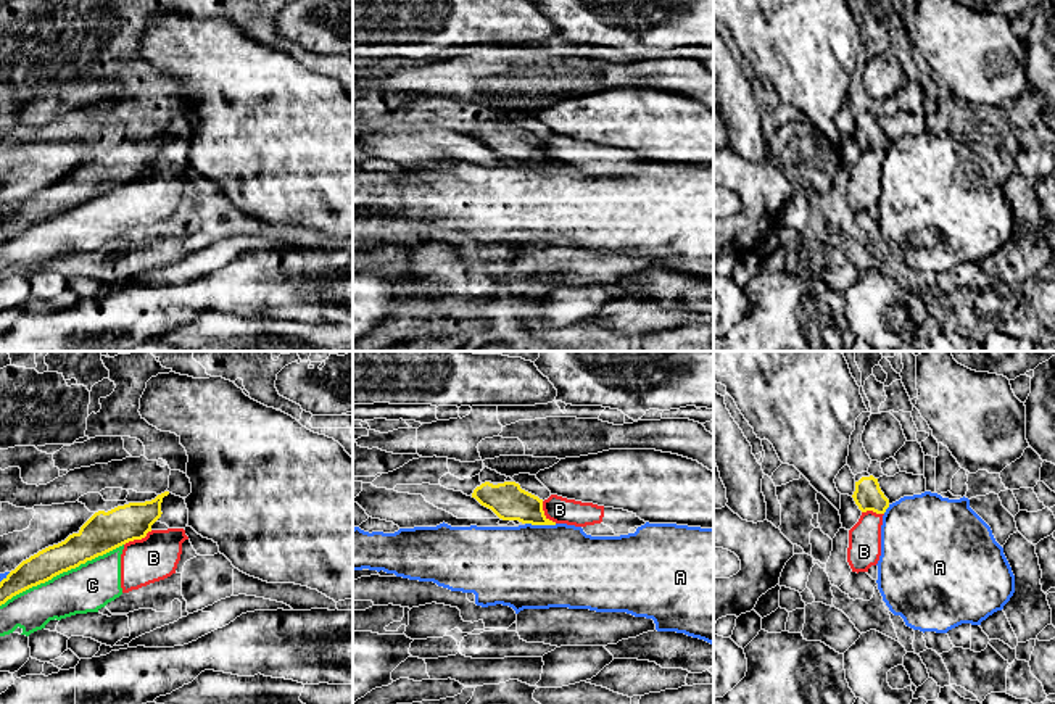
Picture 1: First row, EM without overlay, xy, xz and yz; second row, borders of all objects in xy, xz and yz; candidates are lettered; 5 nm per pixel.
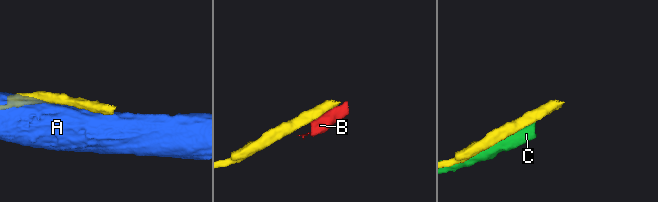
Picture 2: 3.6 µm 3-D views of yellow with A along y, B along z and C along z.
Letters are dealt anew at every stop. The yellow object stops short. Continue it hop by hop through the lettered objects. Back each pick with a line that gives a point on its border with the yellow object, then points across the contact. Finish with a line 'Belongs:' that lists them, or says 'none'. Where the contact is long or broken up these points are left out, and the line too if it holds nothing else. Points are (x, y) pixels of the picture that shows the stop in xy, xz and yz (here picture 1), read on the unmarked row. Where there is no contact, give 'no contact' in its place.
Belongs: none

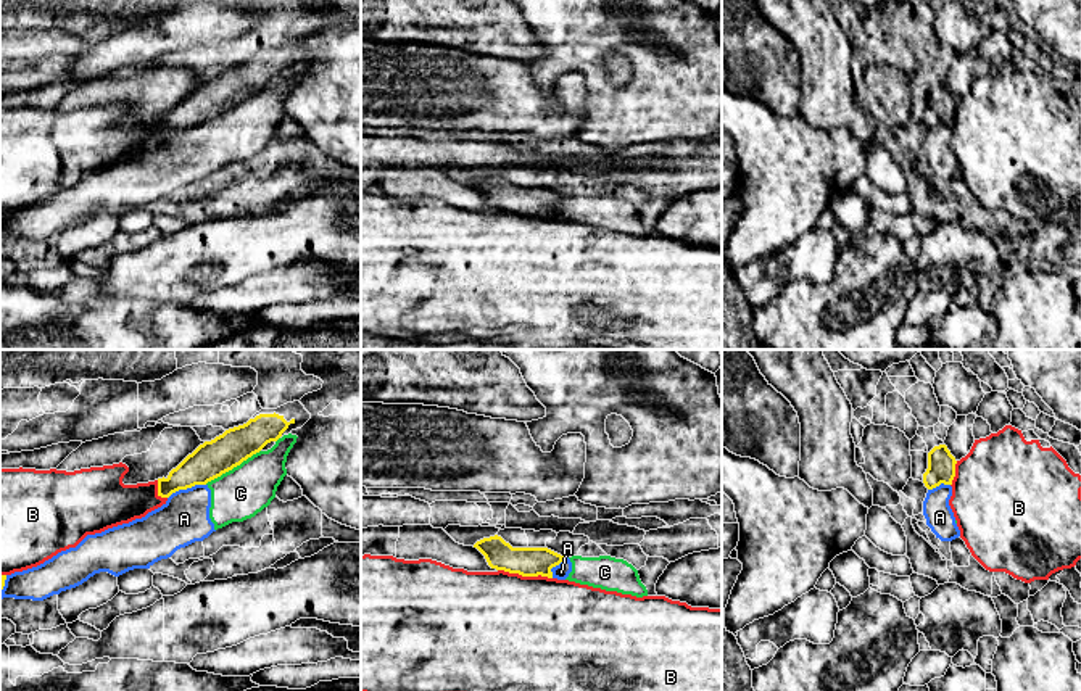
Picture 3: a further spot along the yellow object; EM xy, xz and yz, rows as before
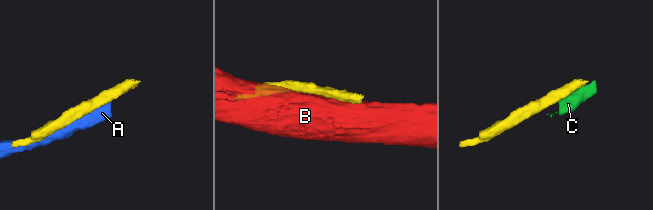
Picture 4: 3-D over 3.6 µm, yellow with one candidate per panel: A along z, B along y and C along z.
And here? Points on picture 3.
Belongs: none

